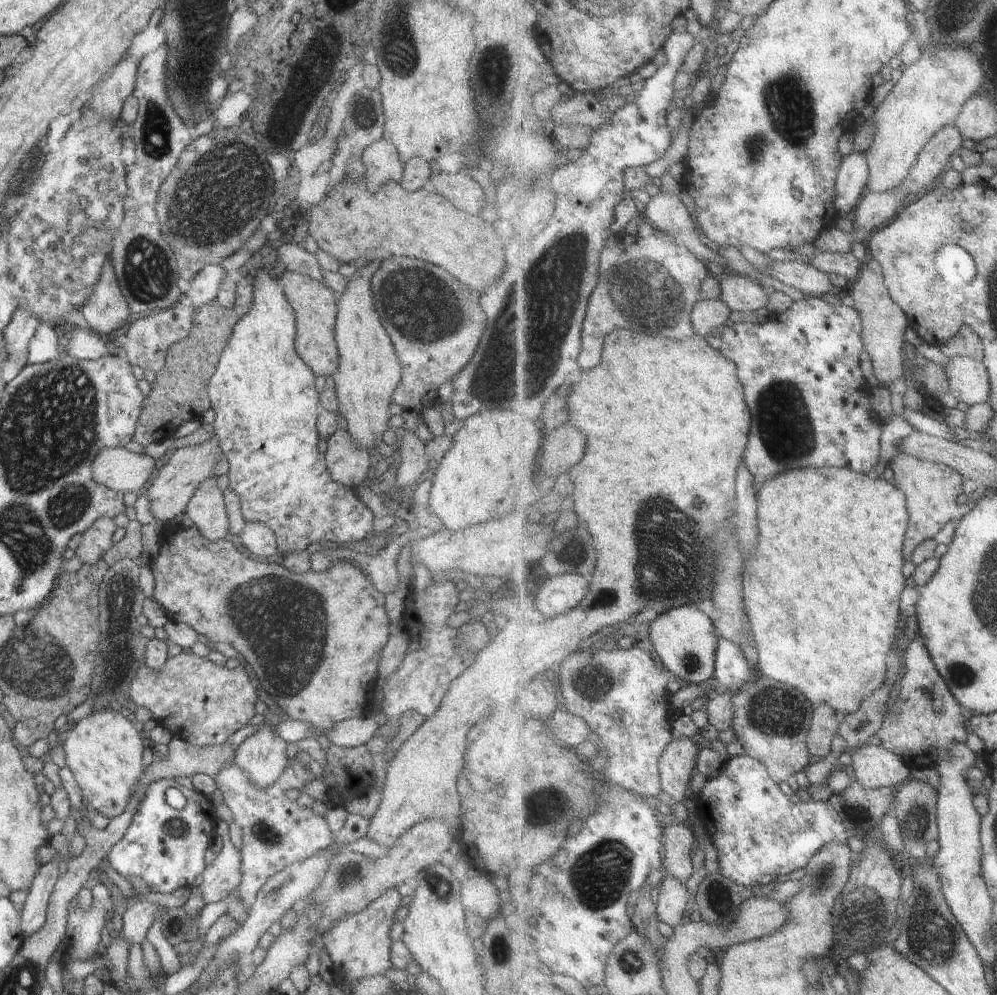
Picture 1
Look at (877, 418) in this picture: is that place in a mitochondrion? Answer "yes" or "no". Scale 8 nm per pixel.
no

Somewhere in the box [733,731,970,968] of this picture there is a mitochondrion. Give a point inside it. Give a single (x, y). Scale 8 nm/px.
(866, 912)

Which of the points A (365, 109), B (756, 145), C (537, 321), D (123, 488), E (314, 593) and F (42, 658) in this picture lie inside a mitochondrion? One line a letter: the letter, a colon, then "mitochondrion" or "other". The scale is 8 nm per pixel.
A: other
B: mitochondrion
C: mitochondrion
D: other
E: other
F: mitochondrion

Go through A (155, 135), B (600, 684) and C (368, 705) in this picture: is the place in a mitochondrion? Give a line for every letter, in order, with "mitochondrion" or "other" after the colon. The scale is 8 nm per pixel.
A: mitochondrion
B: mitochondrion
C: other

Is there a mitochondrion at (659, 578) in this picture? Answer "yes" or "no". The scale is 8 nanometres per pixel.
yes

